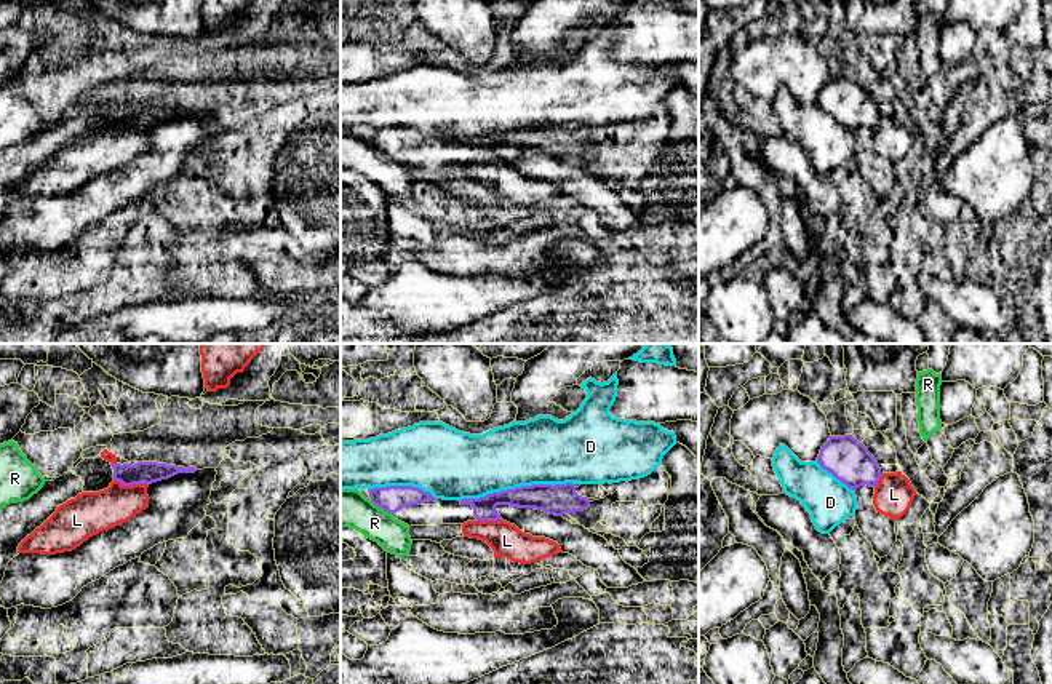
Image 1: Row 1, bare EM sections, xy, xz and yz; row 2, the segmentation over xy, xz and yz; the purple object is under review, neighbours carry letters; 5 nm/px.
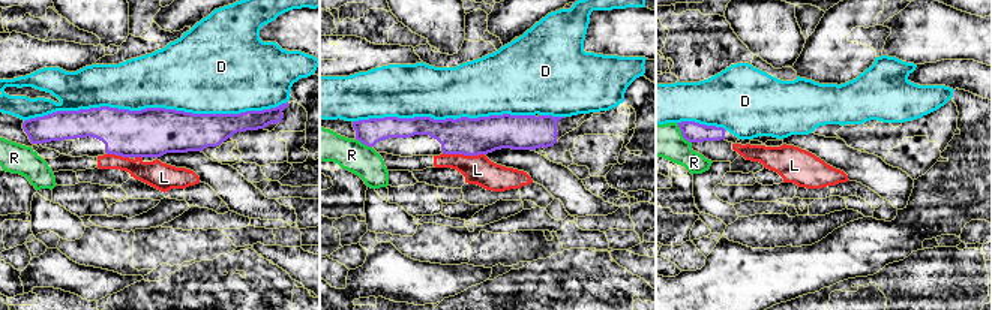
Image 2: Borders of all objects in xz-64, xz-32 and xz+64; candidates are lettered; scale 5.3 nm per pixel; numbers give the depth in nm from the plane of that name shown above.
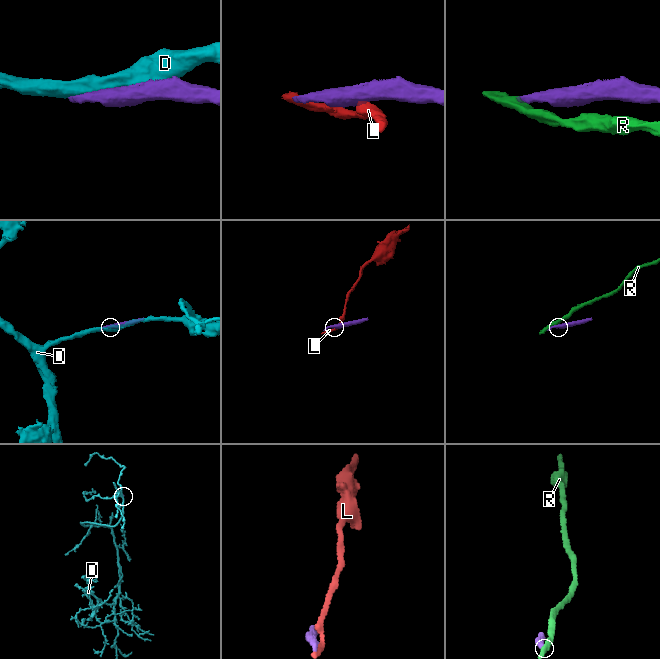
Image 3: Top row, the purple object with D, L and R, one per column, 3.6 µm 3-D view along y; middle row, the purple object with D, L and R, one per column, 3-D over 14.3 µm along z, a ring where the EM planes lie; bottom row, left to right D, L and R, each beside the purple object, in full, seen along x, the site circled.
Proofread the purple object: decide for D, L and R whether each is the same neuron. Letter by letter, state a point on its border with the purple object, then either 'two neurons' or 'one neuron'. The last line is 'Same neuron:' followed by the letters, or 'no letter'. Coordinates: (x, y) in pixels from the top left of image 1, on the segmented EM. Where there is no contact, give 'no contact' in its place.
D: contact xz (515, 488); two neurons
L: contact xy (131, 485); two neurons
R: contact xz (381, 507); two neurons
Same neuron: no letter

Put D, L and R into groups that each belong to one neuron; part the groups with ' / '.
D / L / R

